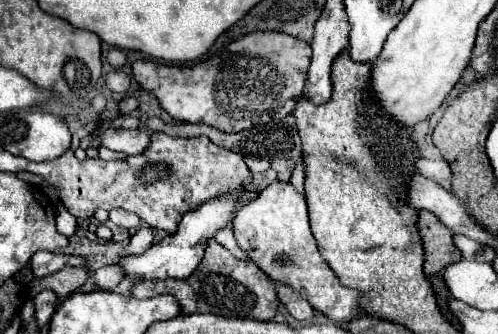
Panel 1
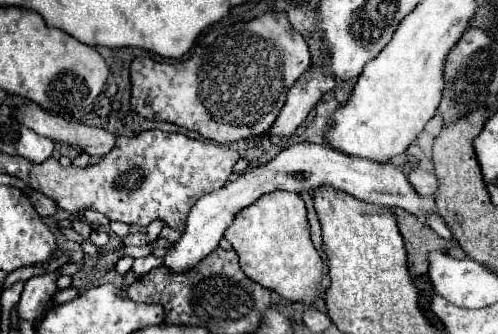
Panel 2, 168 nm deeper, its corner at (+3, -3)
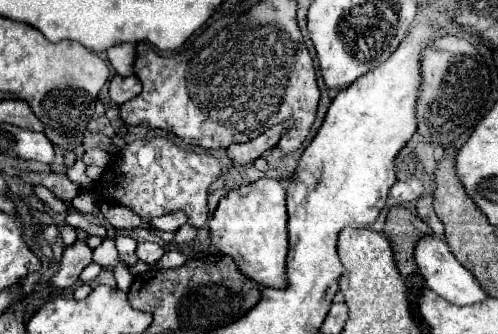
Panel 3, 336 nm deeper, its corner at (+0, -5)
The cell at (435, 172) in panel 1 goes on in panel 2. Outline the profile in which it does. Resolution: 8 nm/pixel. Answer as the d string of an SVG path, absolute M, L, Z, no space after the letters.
M413 170L409 176L409 184L417 190L417 194L423 196L433 196L437 190L437 178L433 172L425 172L425 170Z

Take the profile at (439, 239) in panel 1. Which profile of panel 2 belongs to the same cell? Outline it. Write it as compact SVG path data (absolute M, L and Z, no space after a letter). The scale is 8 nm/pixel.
M395 208L393 210L397 218L399 232L403 236L405 248L407 248L407 262L409 262L409 274L411 276L421 276L427 272L427 254L433 250L451 254L453 258L465 258L467 254L455 240L445 240L437 236L421 218L409 214L407 210Z

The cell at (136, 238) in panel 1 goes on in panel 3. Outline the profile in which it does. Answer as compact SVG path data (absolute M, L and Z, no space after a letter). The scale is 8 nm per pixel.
M174 212L174 214L164 214L164 216L158 216L150 222L152 228L156 230L166 230L166 232L176 232L180 226L186 224L186 216L182 212Z

